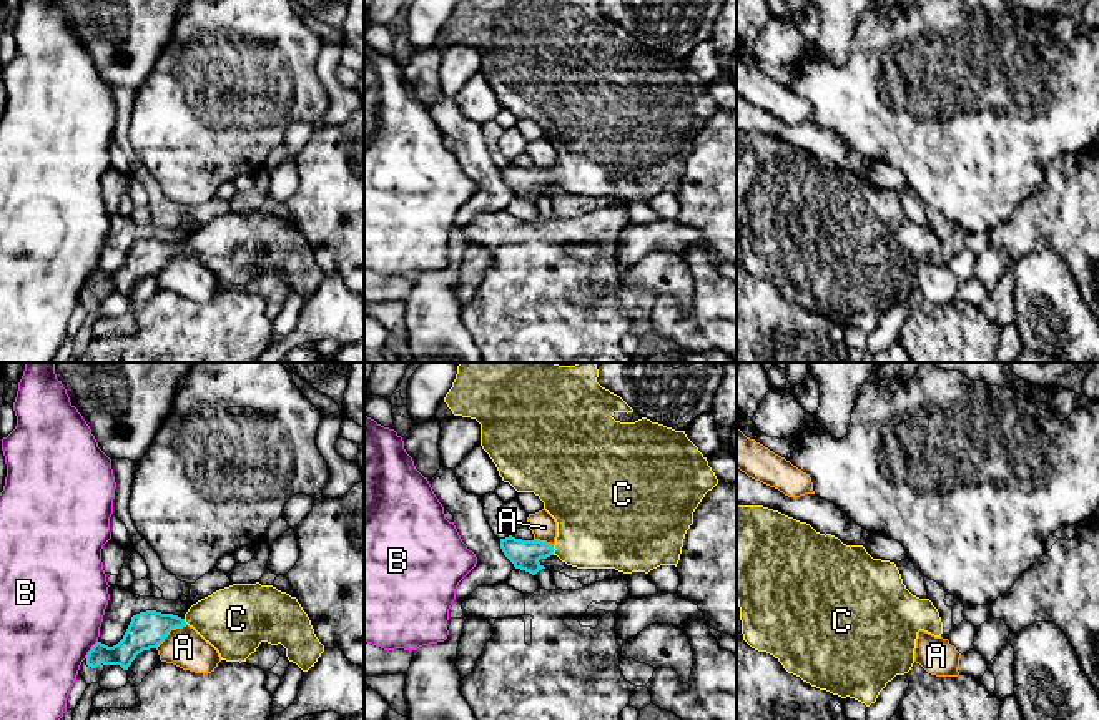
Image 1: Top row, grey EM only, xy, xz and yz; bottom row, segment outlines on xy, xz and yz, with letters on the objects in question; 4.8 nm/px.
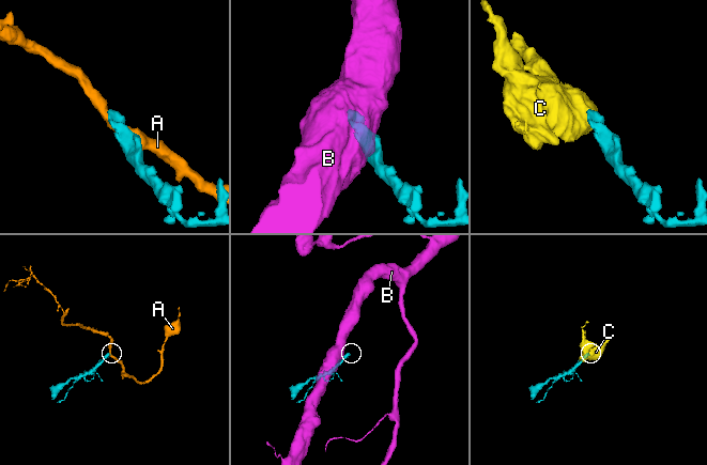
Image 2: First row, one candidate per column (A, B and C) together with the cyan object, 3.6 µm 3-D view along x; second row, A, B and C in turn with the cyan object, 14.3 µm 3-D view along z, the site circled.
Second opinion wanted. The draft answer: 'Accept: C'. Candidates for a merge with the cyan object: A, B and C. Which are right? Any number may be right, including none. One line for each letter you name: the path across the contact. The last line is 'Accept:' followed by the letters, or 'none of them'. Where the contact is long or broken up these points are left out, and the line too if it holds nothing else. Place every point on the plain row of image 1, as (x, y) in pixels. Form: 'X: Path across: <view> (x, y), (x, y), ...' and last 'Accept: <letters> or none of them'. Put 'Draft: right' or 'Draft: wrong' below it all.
C: Path across: xz (524, 182), (536, 177), (554, 177), (581, 170), (599, 152)
Accept: C
Draft: right

